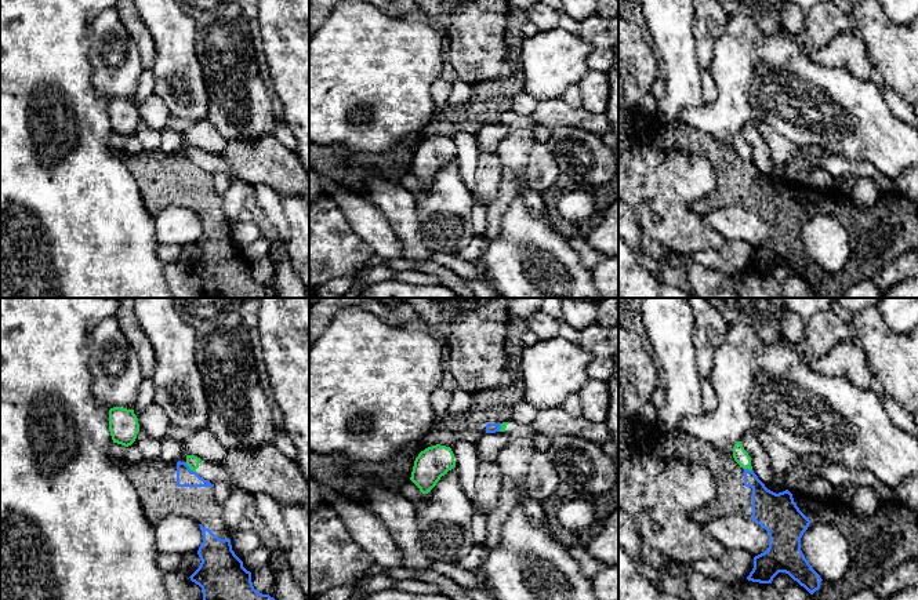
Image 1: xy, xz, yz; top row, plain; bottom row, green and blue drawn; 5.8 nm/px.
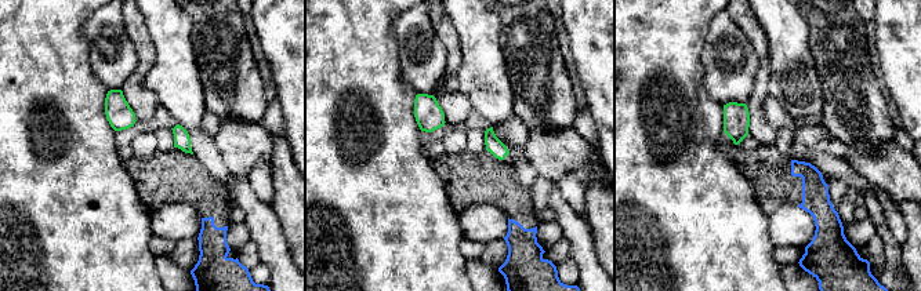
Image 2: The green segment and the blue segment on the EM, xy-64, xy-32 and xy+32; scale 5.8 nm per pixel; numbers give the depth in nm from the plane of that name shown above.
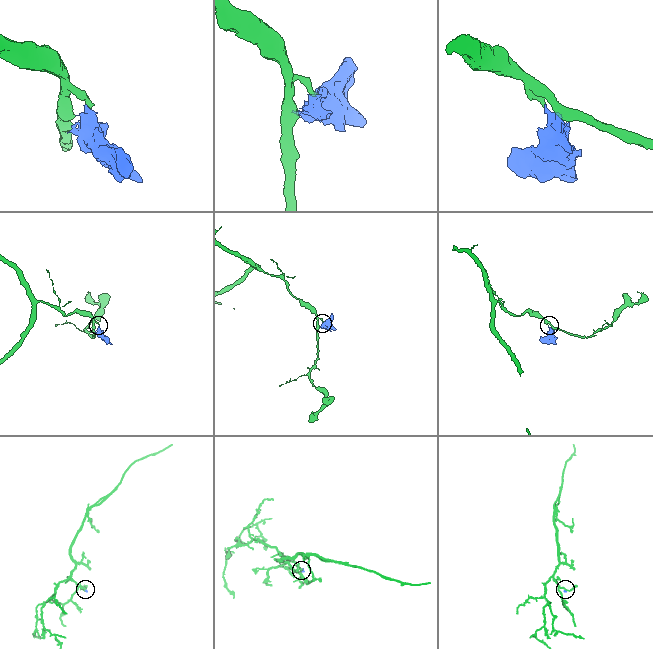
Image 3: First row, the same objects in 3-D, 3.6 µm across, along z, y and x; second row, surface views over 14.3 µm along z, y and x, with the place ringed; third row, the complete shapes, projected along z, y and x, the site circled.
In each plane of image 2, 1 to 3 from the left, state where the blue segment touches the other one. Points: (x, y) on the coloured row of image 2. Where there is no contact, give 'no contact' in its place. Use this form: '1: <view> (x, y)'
1: no contact
2: no contact
3: no contact

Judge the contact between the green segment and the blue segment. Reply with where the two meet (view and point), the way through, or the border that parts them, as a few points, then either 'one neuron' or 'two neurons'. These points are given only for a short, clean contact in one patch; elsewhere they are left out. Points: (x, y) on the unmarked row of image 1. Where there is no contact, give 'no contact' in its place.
xy (189, 159) | along xy (185, 153), (195, 163) | two neurons

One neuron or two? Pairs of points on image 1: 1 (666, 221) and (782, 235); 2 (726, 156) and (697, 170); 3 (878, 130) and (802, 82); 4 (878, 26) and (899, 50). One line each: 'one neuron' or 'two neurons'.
1: two neurons
2: two neurons
3: one neuron
4: one neuron

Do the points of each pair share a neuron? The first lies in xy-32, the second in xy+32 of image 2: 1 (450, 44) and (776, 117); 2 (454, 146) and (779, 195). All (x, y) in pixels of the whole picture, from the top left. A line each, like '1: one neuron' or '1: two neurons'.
1: one neuron
2: two neurons

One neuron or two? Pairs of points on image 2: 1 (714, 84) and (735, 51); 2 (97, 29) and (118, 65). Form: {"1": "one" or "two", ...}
{"1": "one", "2": "one"}

